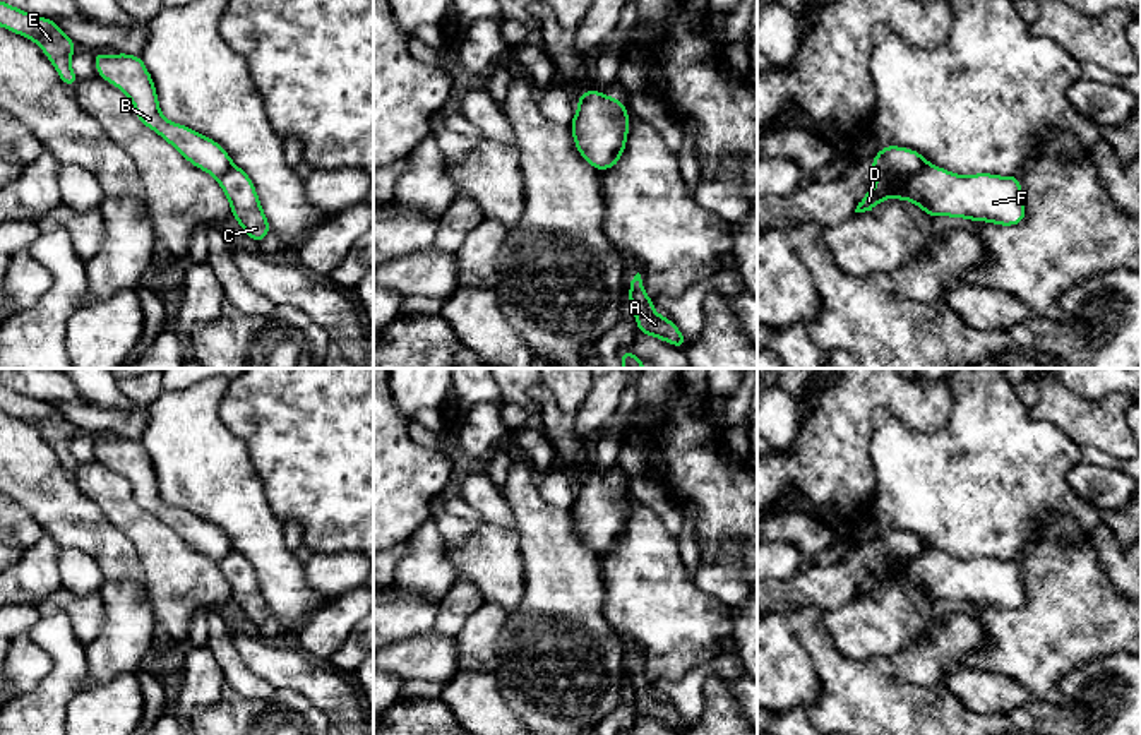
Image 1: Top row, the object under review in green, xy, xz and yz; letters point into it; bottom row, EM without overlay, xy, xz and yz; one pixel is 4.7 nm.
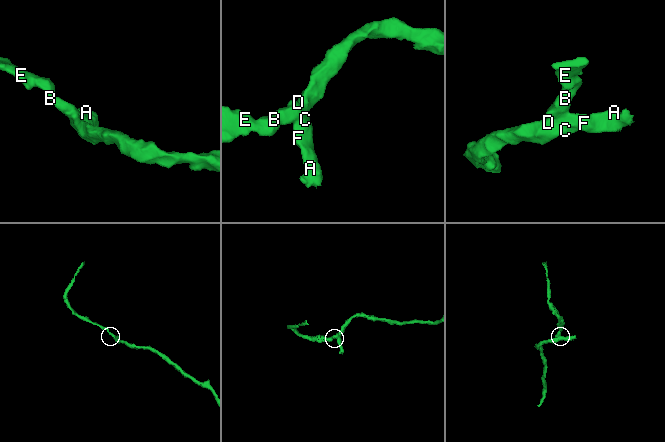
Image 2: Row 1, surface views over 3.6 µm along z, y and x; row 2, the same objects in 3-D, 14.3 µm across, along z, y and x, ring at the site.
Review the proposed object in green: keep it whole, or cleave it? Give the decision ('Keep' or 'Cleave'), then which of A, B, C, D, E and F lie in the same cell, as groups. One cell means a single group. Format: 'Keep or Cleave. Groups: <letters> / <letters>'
Cleave. Groups: A C D F / B E

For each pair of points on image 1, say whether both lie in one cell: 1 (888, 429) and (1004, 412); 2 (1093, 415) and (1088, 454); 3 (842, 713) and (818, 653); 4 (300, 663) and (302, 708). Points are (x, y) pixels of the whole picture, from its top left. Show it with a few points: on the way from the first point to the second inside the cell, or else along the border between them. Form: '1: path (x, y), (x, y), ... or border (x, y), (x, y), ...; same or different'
1: path (917, 444), (972, 444), (975, 441); same
2: border (1081, 446), (1095, 446), (1119, 461); different
3: path (842, 698), (842, 679), (833, 669); same
4: border (276, 687), (290, 687), (300, 693), (326, 717); different

